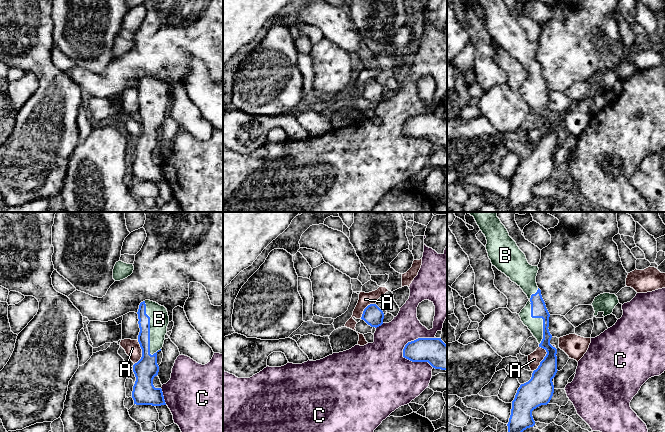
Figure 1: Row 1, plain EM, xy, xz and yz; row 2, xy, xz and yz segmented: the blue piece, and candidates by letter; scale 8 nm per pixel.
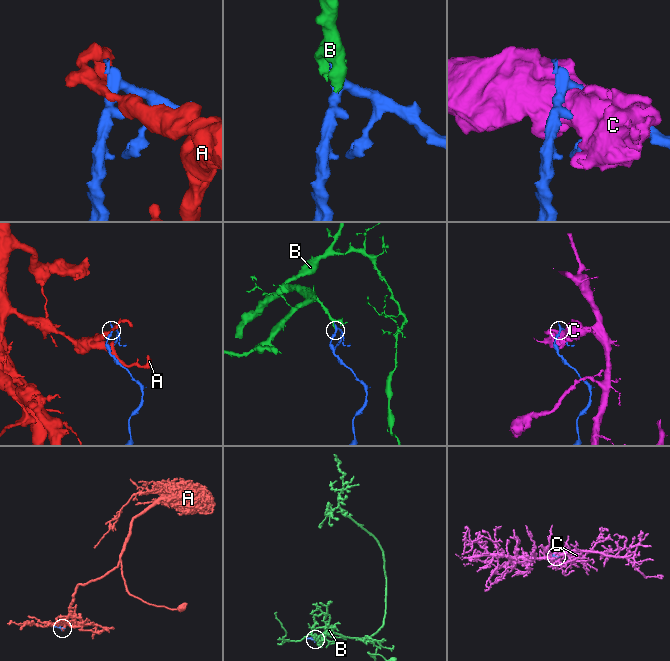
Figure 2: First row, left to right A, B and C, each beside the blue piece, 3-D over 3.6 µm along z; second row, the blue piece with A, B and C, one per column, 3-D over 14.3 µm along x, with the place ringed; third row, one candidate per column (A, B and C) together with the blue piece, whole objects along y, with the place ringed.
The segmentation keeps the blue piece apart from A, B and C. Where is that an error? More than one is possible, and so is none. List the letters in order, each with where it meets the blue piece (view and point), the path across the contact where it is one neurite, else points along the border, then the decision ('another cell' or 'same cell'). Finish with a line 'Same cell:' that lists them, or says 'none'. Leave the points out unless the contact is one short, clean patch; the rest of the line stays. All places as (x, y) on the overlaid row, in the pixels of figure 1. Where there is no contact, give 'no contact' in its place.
A: yz (544, 358) | another cell
B: yz (535, 317) | same cell
C: xz (413, 361) | another cell
Same cell: B

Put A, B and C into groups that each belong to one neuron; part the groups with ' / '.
A / B / C

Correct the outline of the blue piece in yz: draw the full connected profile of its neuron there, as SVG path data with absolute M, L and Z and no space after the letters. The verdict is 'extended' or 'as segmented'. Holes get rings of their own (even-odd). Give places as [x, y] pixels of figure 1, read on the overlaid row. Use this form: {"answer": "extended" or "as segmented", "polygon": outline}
{"answer": "extended", "polygon": "M466 212L474 217L485 235L486 250L493 266L516 283L527 295L529 301L521 310L521 321L537 339L539 347L547 354L533 371L531 379L521 384L512 401L508 432L523 432L533 427L535 421L532 411L541 405L547 405L554 393L552 379L557 373L557 349L550 344L550 314L536 283L538 266L528 263L525 254L509 236L496 212Z"}

